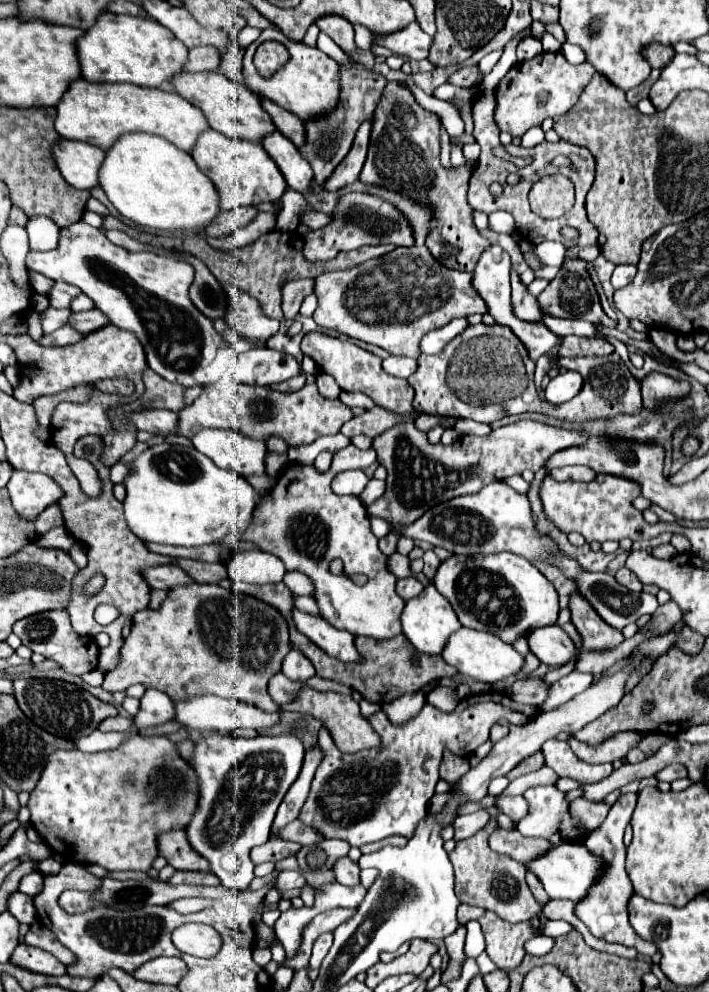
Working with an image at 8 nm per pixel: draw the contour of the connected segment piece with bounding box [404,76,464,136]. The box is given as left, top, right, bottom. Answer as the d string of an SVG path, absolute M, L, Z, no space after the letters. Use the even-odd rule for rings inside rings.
M410 76L404 80L404 84L410 88L412 96L418 98L416 102L418 102L422 108L440 114L440 122L444 124L444 128L446 128L446 132L448 132L450 136L458 136L458 134L464 132L464 122L462 122L458 110L456 110L450 102L444 102L444 100L438 100L438 98L434 98L434 96L424 94L424 92L414 84L414 80L412 80Z

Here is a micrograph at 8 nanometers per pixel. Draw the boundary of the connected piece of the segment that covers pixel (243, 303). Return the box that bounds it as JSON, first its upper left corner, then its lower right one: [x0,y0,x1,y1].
[220,282,278,340]

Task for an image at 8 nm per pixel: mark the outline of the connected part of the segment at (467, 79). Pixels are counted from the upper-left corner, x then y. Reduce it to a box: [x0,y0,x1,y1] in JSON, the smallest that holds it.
[450,66,482,86]

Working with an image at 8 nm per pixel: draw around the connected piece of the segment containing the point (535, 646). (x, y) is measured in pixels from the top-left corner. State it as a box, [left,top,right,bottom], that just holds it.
[526,624,576,666]

